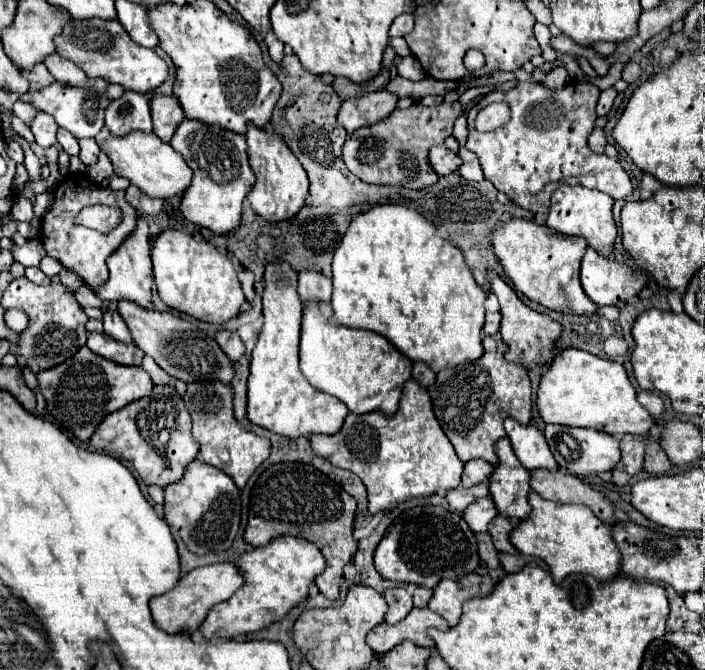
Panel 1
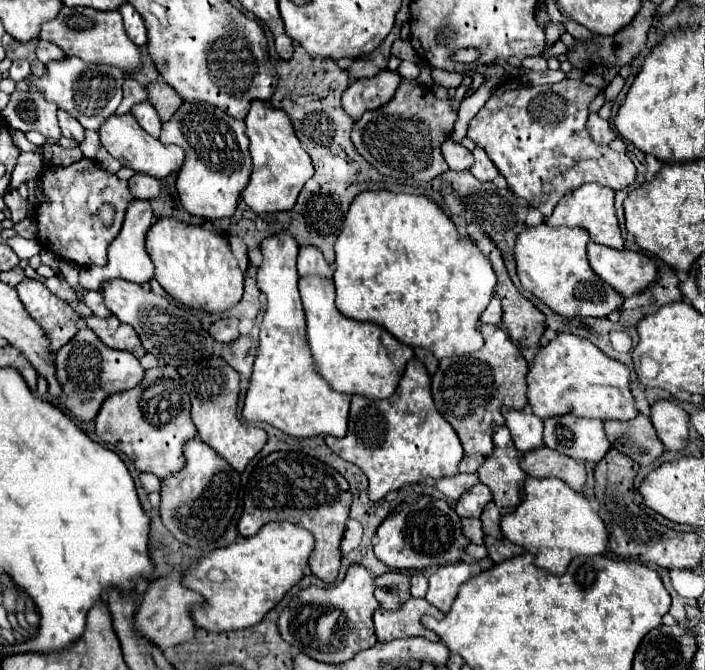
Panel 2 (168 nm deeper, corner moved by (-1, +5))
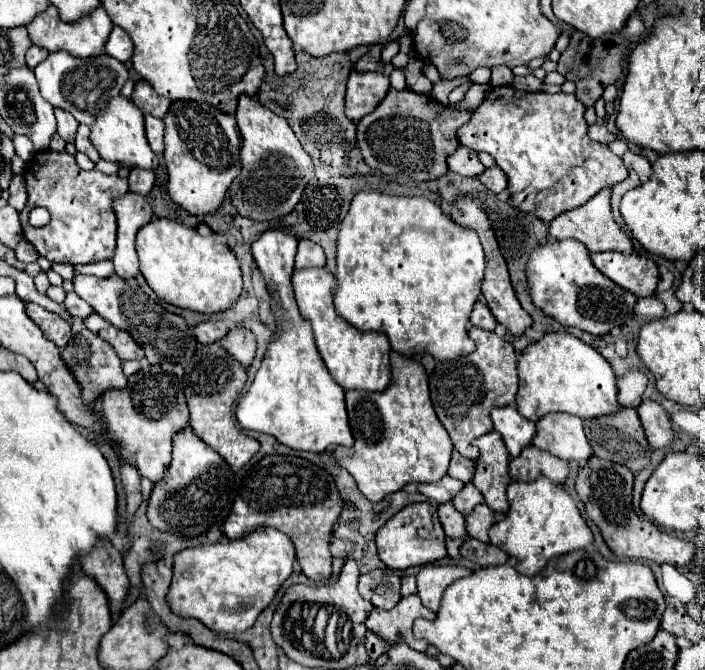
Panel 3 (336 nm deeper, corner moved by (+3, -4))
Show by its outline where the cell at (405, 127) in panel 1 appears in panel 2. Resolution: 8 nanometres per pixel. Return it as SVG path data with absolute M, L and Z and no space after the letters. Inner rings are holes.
M403 81L387 105L377 111L369 111L359 121L355 121L351 129L351 141L359 155L381 175L413 179L417 183L431 181L449 169L441 155L441 143L451 135L459 105L468 89L469 86L461 84L453 97L441 101L435 99L429 89L413 87L409 81Z

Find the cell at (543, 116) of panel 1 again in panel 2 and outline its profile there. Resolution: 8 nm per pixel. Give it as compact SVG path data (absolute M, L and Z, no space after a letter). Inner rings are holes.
M563 79L555 85L523 85L521 81L505 81L501 83L487 103L479 109L479 113L471 119L467 137L487 151L489 159L495 163L499 173L507 179L509 189L527 199L527 203L539 209L545 217L549 217L559 203L559 197L565 191L573 191L579 185L593 181L615 191L625 189L635 183L635 165L625 153L617 153L609 147L593 143L585 123L589 115L589 103L597 97L599 89L587 85L583 81Z

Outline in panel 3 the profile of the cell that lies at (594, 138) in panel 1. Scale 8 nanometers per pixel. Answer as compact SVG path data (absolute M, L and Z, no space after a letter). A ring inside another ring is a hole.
M593 124L593 126L589 126L589 138L591 138L591 140L597 140L597 142L601 142L601 144L609 144L609 142L615 140L615 134L611 134L605 126Z

